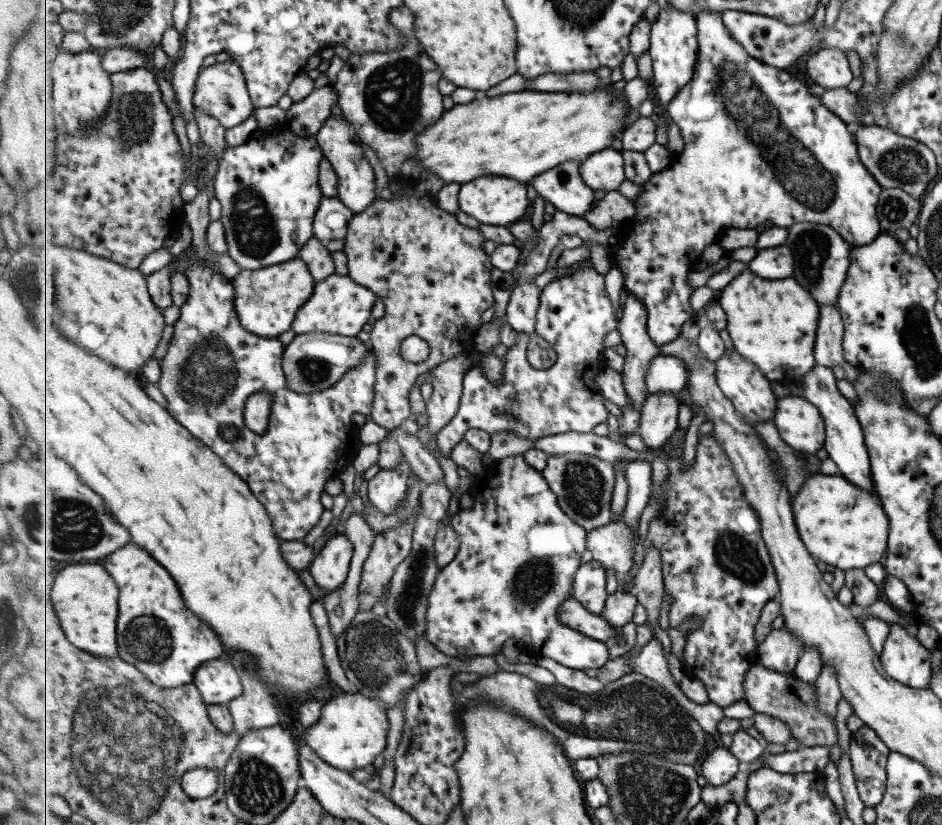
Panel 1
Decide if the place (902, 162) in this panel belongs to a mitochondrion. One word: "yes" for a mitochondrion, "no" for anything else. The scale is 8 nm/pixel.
yes

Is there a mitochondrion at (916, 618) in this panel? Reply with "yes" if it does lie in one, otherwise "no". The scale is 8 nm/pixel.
no

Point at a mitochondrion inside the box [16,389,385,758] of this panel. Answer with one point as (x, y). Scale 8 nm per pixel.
(70, 526)

